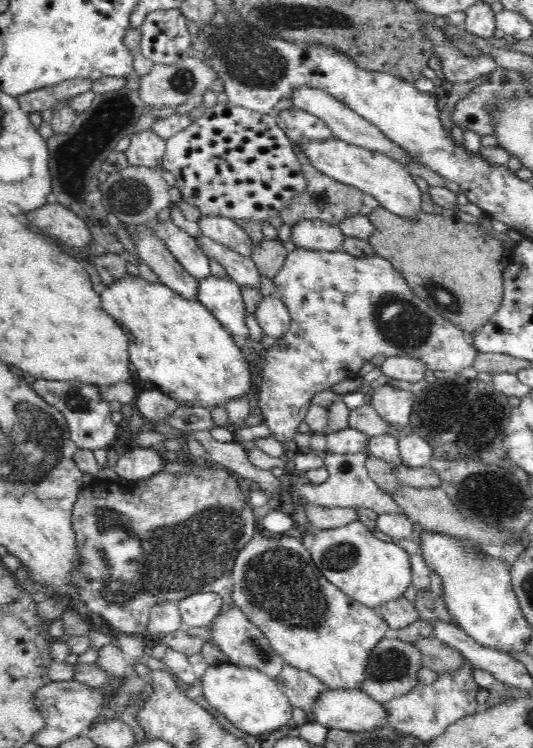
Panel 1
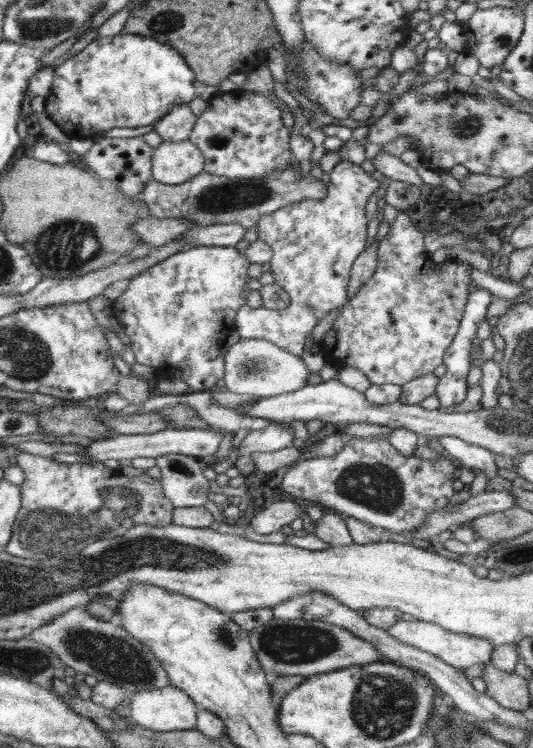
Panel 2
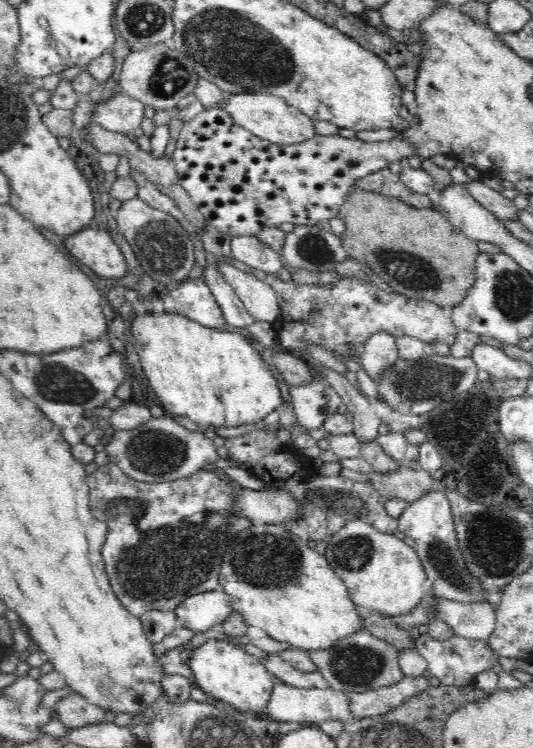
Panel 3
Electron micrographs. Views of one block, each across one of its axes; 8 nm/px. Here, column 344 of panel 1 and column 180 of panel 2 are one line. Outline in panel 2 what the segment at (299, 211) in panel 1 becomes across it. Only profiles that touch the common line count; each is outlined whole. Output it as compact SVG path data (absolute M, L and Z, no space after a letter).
M291 164L260 180L229 180L227 177L208 174L205 170L180 185L164 185L152 179L144 186L140 201L147 204L148 210L156 218L190 219L202 226L236 223L247 230L256 225L263 214L270 214L302 200L326 198L326 190L325 180L316 180L312 175L303 177L302 171L294 169Z

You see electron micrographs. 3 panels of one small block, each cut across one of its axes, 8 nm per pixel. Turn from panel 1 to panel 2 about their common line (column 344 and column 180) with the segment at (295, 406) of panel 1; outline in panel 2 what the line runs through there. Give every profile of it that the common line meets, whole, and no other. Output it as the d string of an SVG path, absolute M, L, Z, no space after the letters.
M190 246L133 276L126 290L113 301L111 316L122 326L121 336L134 352L135 362L155 369L156 380L183 380L190 392L211 391L223 378L225 364L220 348L235 331L235 316L246 309L245 291L250 262L235 247Z

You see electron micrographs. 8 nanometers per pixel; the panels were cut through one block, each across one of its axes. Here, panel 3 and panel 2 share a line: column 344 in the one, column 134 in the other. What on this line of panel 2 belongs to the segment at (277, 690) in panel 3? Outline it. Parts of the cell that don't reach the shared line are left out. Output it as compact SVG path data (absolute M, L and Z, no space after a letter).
M179 688L141 690L128 697L130 720L144 728L168 732L194 729L197 709L195 702Z

